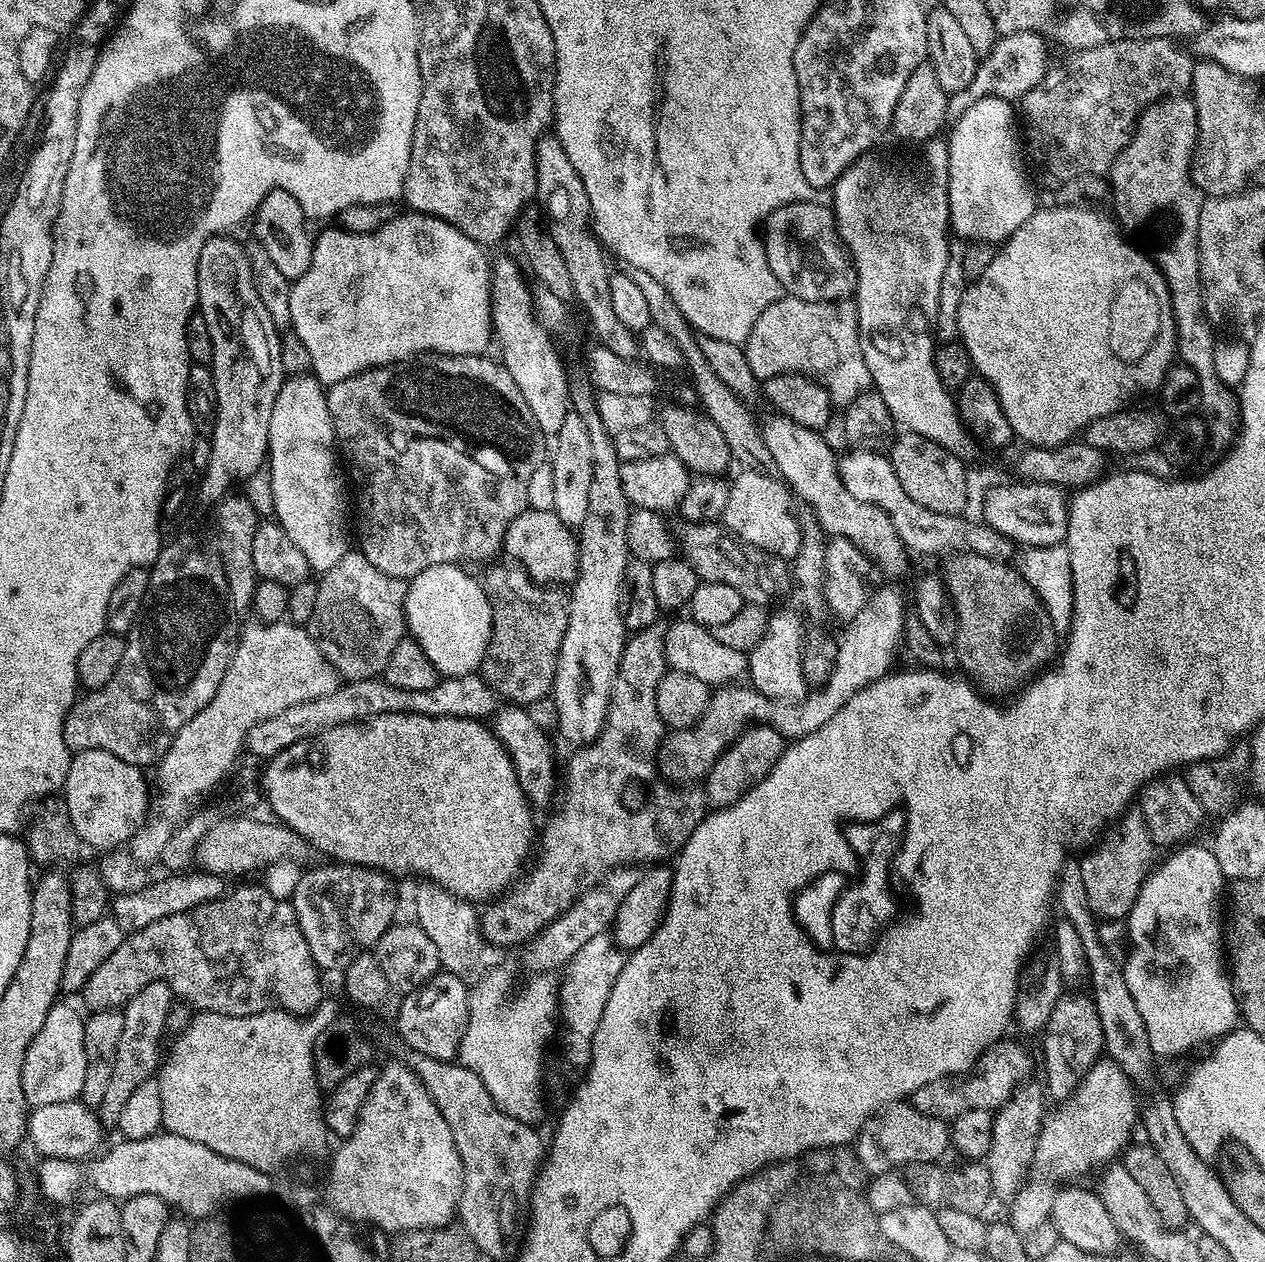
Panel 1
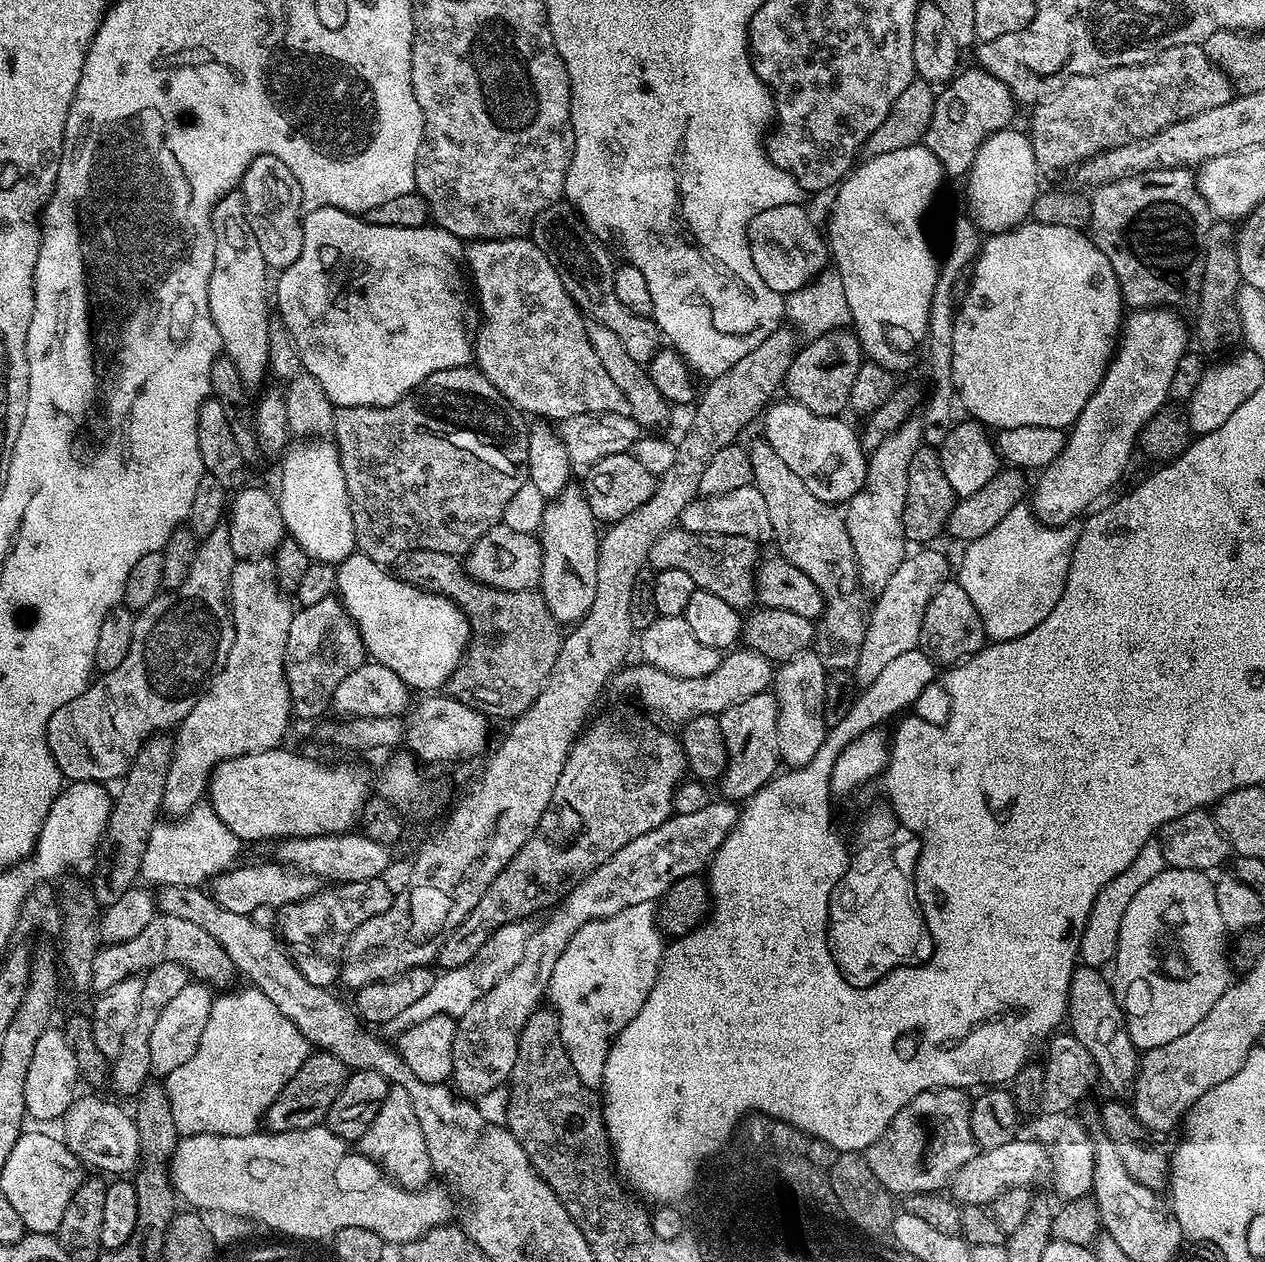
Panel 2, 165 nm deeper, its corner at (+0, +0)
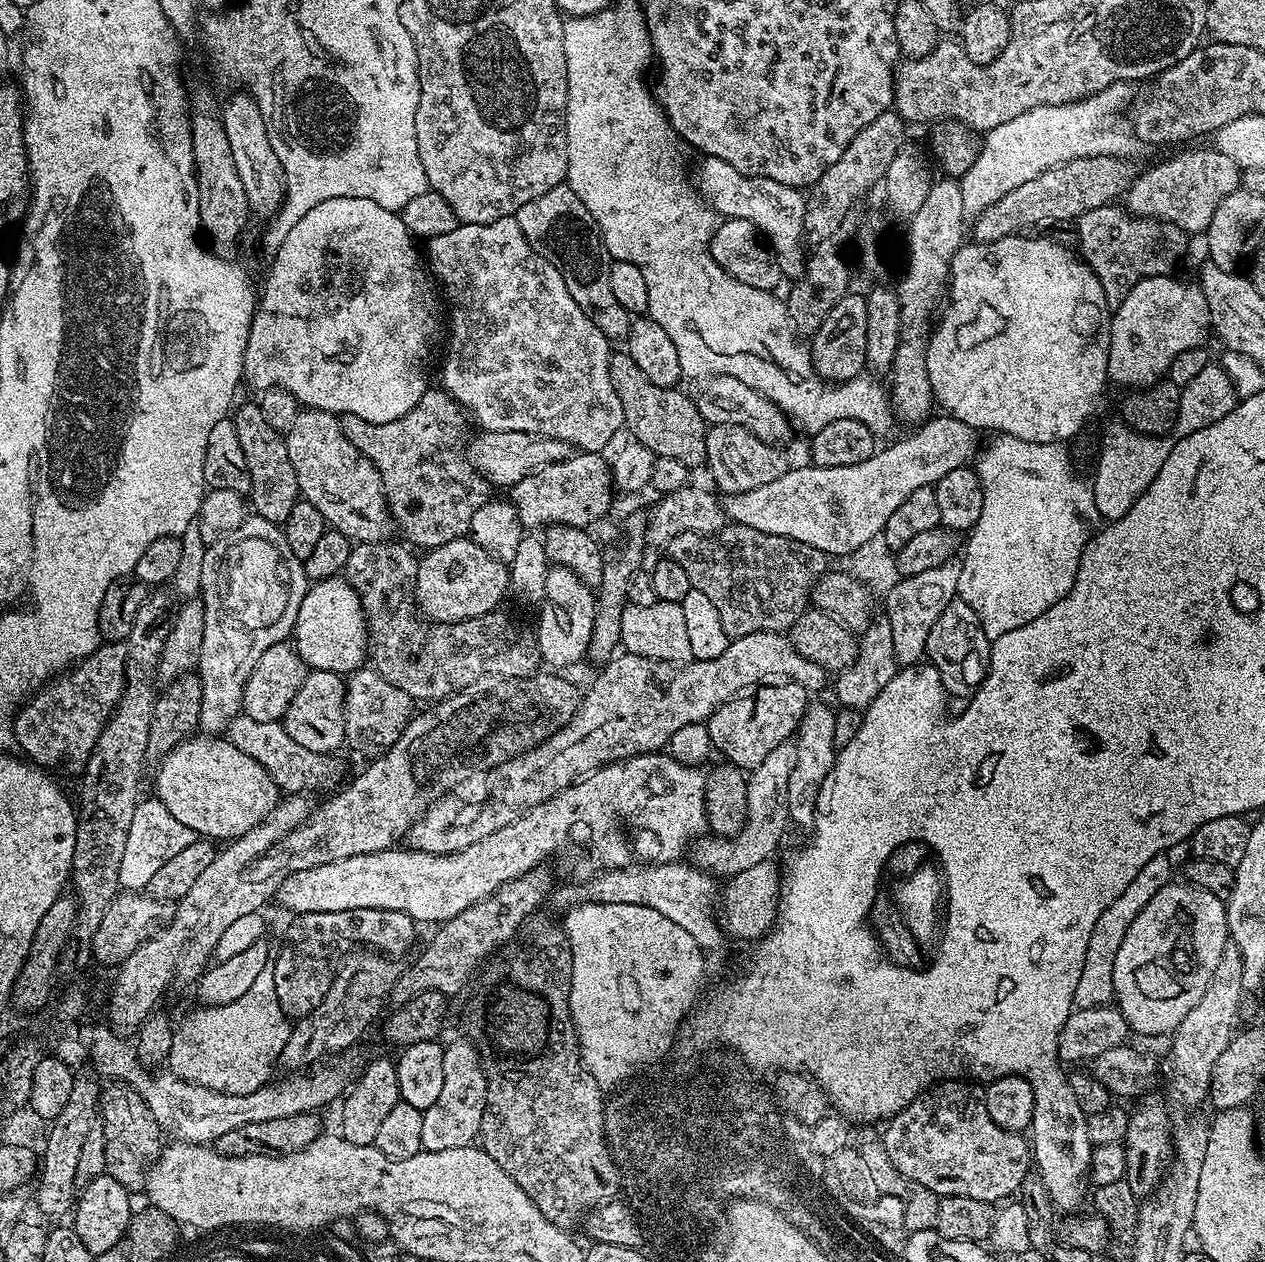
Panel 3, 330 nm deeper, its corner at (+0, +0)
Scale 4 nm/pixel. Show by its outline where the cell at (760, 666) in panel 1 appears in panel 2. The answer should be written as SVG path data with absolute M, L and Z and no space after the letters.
M812 650L800 652L783 661L774 672L774 695L778 710L778 750L780 759L789 769L801 768L818 754L829 728L824 721L826 678L828 672L818 654Z

